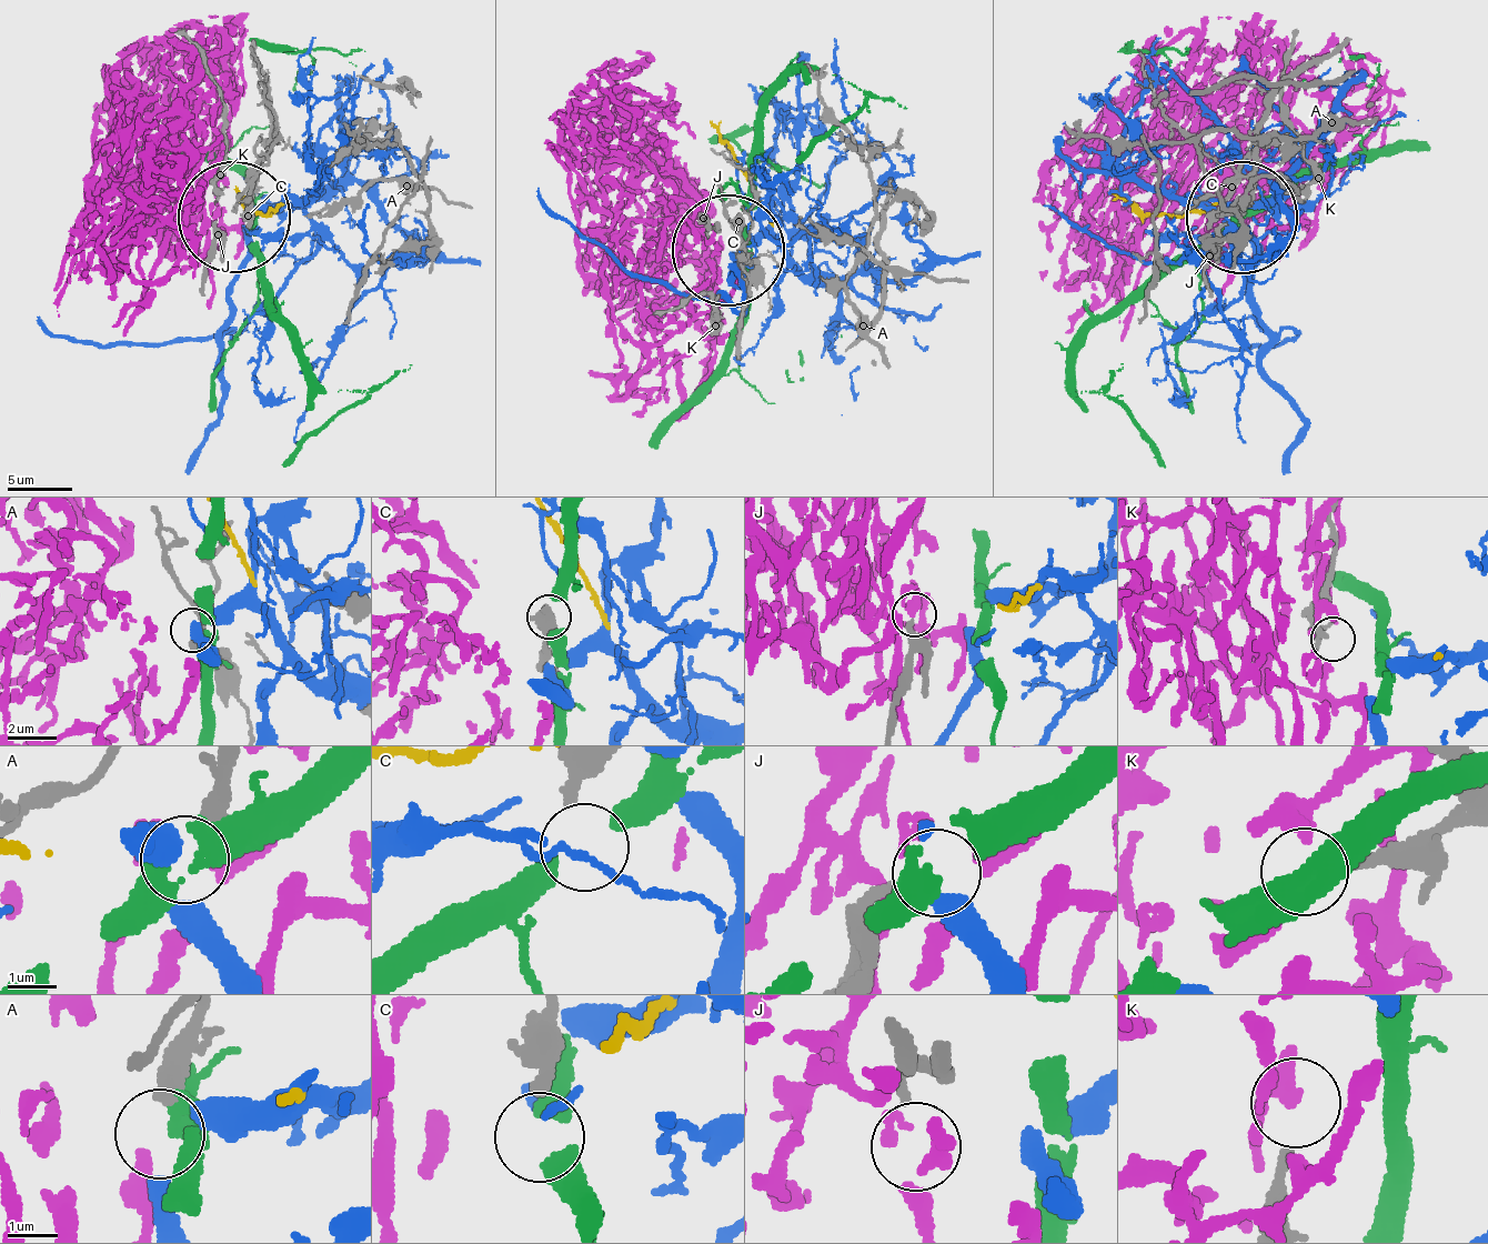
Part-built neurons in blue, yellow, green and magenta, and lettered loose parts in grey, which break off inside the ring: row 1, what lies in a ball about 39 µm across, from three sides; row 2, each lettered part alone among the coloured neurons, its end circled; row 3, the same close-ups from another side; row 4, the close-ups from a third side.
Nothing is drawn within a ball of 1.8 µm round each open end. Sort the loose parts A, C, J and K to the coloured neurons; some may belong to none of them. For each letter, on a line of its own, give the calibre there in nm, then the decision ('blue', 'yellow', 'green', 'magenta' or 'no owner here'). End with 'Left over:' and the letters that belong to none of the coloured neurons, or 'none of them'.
A: calibre 440 nm; no owner here
C: calibre 320 nm; no owner here
J: calibre 220 nm; magenta
K: calibre 220 nm; no owner here
Left over: A, C, K

